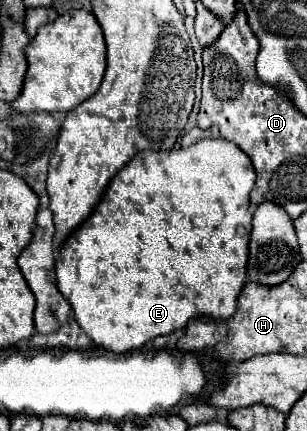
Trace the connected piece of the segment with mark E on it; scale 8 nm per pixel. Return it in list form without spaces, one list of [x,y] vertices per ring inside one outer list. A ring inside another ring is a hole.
[[[201,139],[199,143],[187,147],[187,149],[171,149],[171,151],[141,151],[137,153],[109,183],[107,191],[103,193],[103,199],[97,205],[97,211],[77,229],[69,235],[69,241],[63,243],[59,257],[55,261],[55,277],[57,277],[57,289],[63,293],[63,297],[71,303],[75,321],[85,331],[85,335],[115,353],[125,353],[131,349],[143,347],[147,341],[169,335],[177,329],[183,329],[191,319],[209,317],[213,321],[229,319],[233,317],[233,311],[237,309],[237,295],[241,293],[247,277],[247,259],[249,259],[249,235],[251,235],[251,207],[249,207],[249,193],[255,185],[255,169],[251,159],[231,141],[227,139]]]

